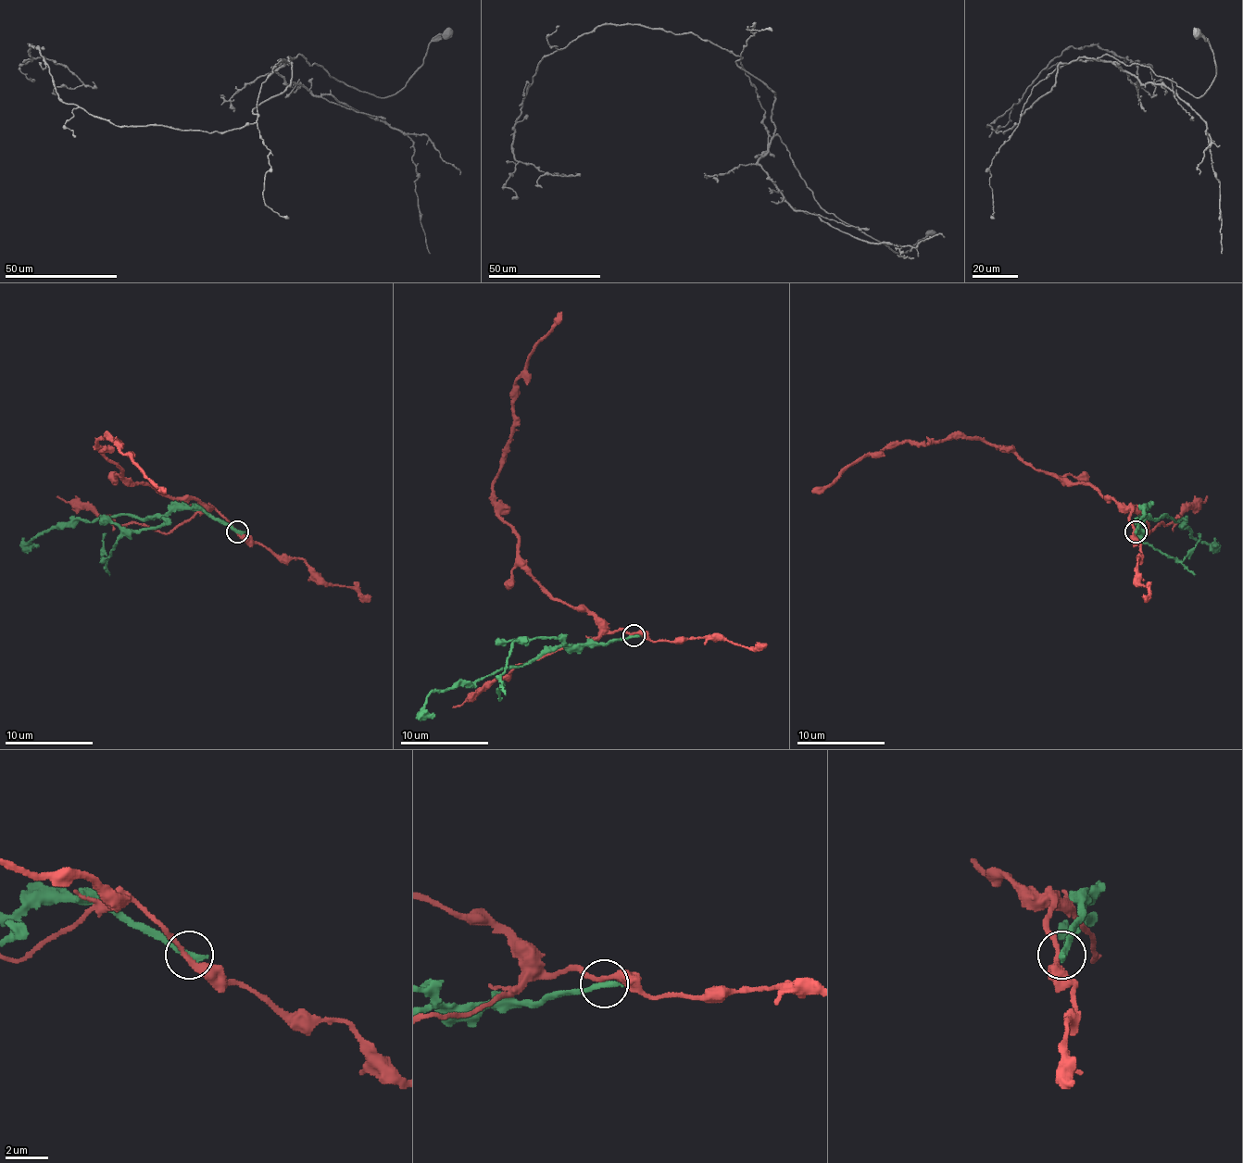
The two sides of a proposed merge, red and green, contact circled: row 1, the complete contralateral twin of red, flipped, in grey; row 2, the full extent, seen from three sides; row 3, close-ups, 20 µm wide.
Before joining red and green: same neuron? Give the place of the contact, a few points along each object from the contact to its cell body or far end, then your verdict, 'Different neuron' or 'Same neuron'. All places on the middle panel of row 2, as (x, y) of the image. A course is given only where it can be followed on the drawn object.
Place: (634, 635). Course of red: (634, 634), (609, 631), (552, 596), (519, 556), (519, 539), (499, 515), (493, 488), (528, 354), (561, 311). Course of green: (634, 636), (596, 644), (544, 649), (521, 665), (497, 669), (444, 692), (433, 692), (418, 720). Different neuron

